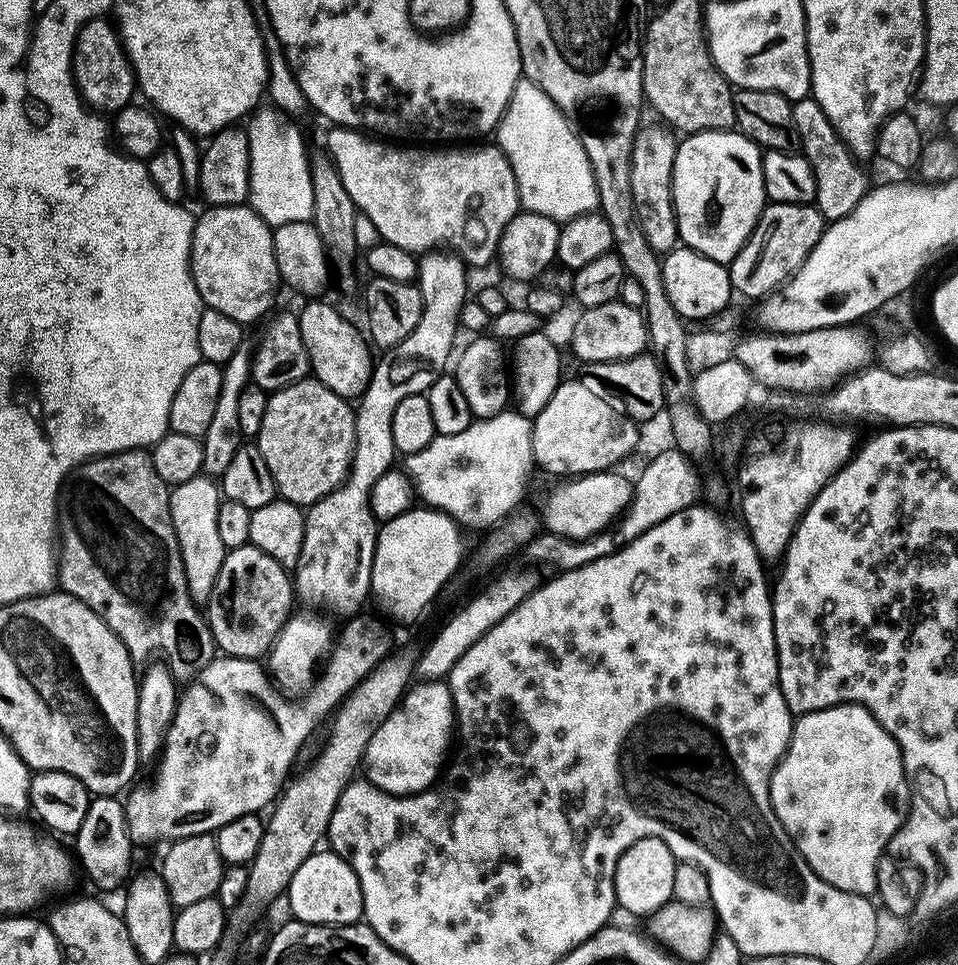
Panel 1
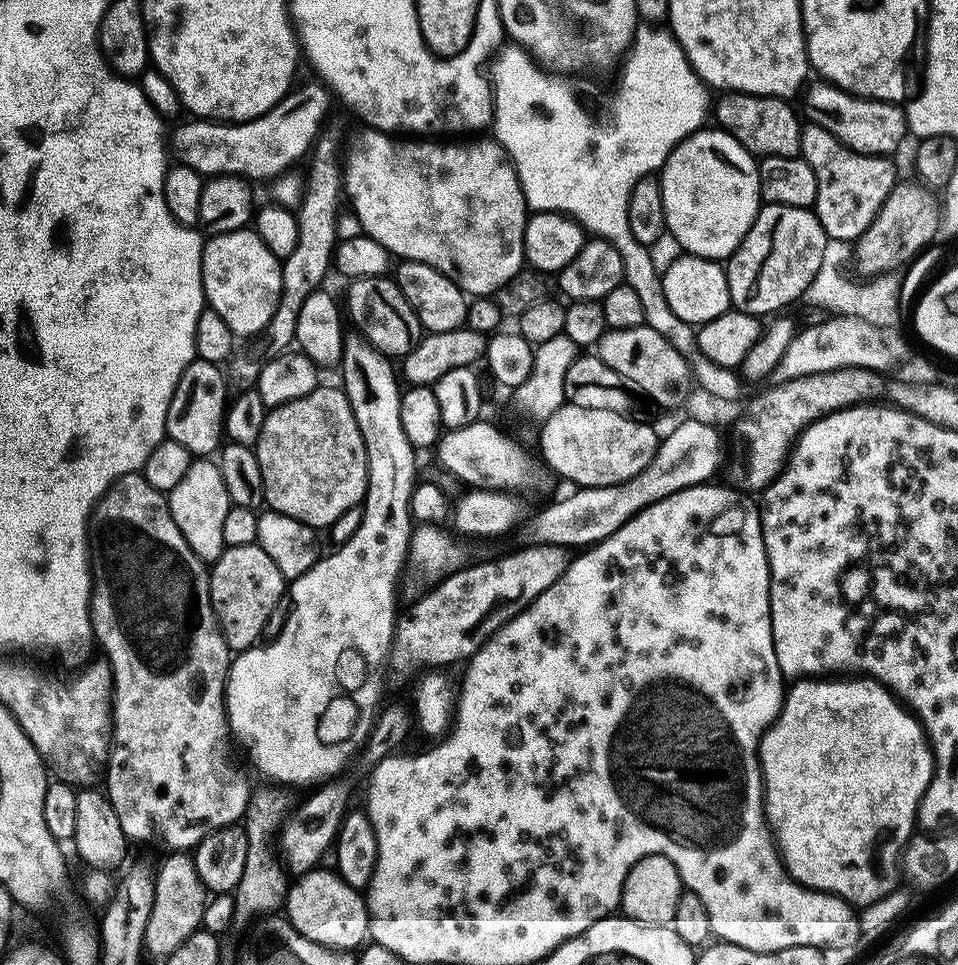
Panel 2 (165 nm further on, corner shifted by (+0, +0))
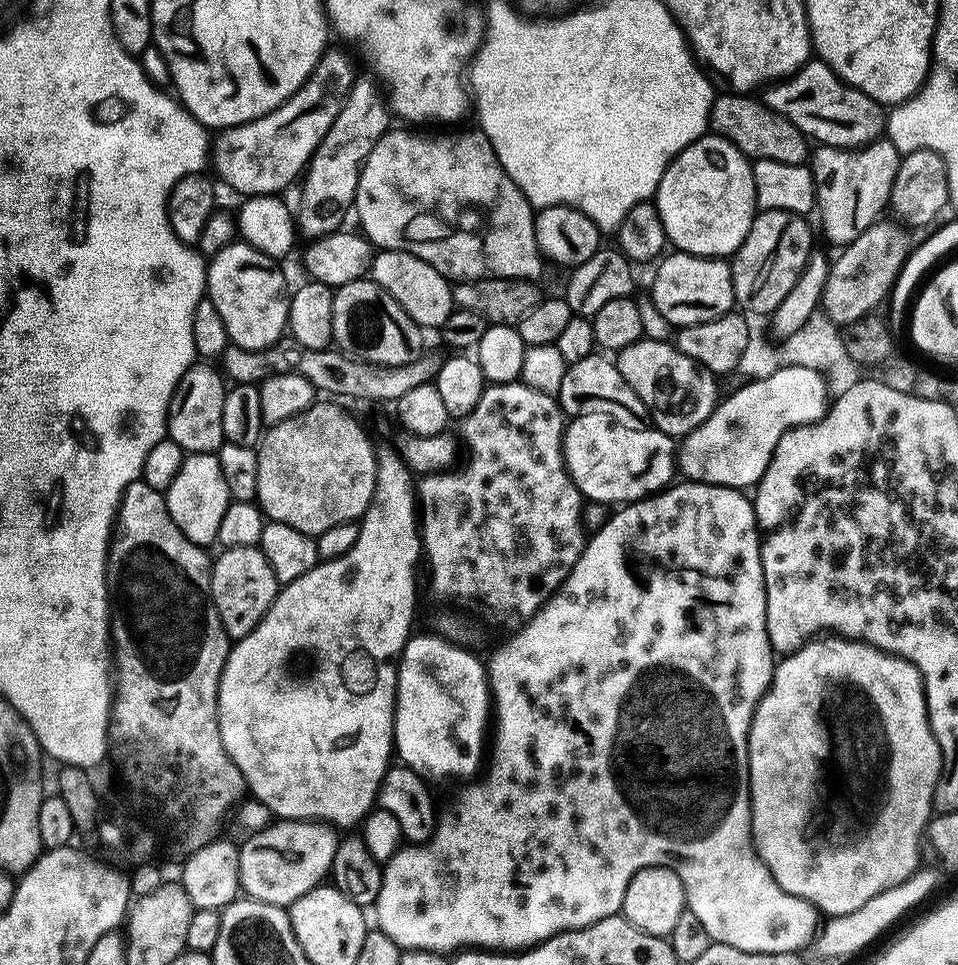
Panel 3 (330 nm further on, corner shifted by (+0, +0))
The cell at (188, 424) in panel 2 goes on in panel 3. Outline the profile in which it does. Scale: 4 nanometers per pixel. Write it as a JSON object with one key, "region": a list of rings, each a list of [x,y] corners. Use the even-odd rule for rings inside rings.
{"region":[[[196,362],[182,374],[168,407],[166,425],[167,439],[178,442],[185,453],[214,452],[226,443],[222,430],[222,406],[226,391],[226,380],[219,371],[211,368],[211,363]]]}

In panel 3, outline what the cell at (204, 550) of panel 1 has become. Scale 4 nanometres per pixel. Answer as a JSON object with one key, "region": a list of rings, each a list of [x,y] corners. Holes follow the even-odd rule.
{"region":[[[194,452],[185,455],[182,466],[174,474],[166,493],[170,518],[190,538],[190,542],[201,546],[215,545],[218,526],[222,526],[222,514],[226,514],[230,497],[226,490],[226,478],[222,478],[220,457],[214,452]]]}

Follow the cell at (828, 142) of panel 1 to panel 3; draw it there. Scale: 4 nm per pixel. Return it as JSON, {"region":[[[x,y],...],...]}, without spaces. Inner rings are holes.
{"region":[[[877,138],[862,148],[820,146],[811,153],[810,167],[816,179],[818,213],[824,236],[830,243],[837,246],[853,244],[858,234],[881,219],[880,211],[889,207],[901,159],[902,153],[887,138]]]}

